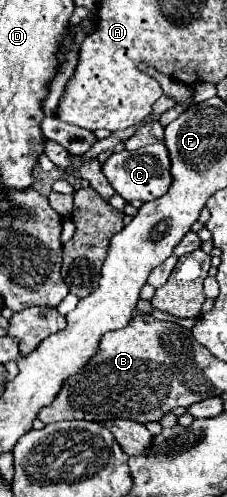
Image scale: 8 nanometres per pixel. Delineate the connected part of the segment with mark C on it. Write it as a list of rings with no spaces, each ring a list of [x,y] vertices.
[[[154,143],[148,147],[140,147],[136,151],[118,151],[108,157],[108,161],[102,165],[104,175],[112,183],[118,195],[122,195],[128,203],[130,201],[152,201],[158,199],[168,191],[172,185],[172,173],[170,173],[170,157],[164,143]]]

